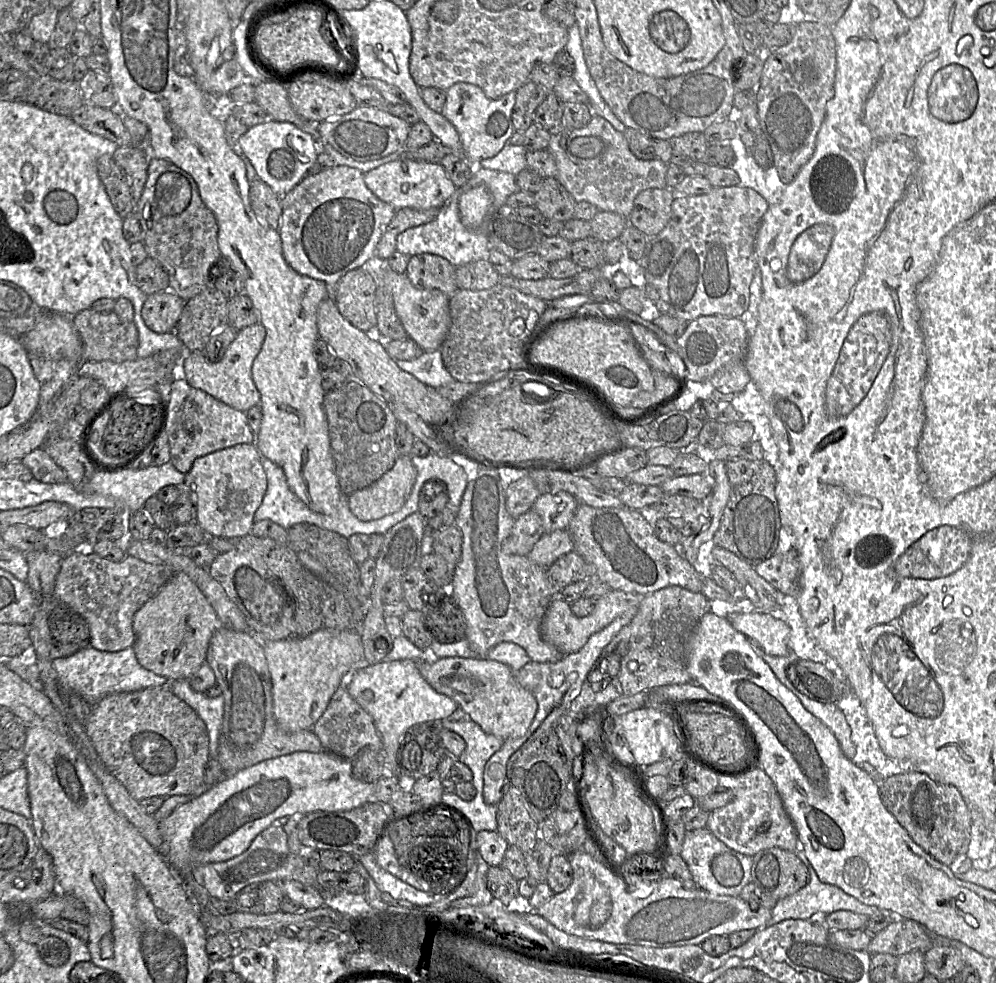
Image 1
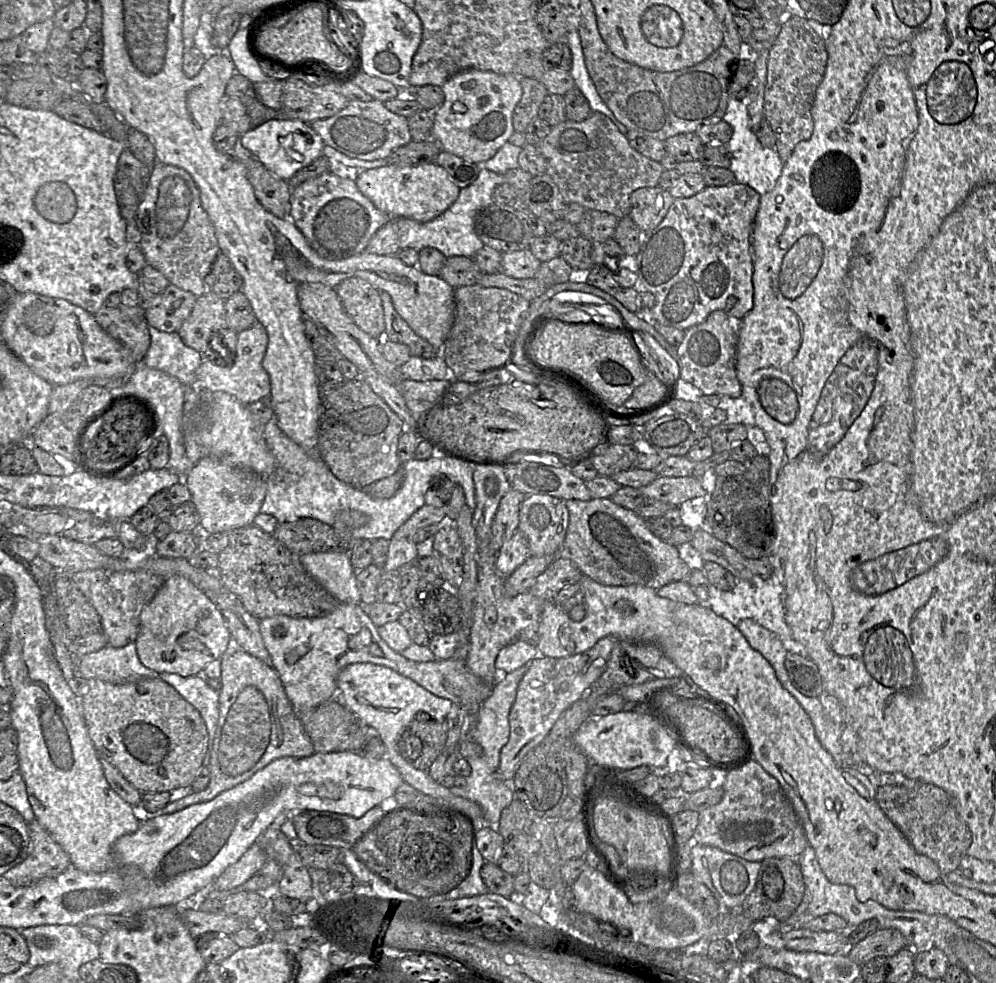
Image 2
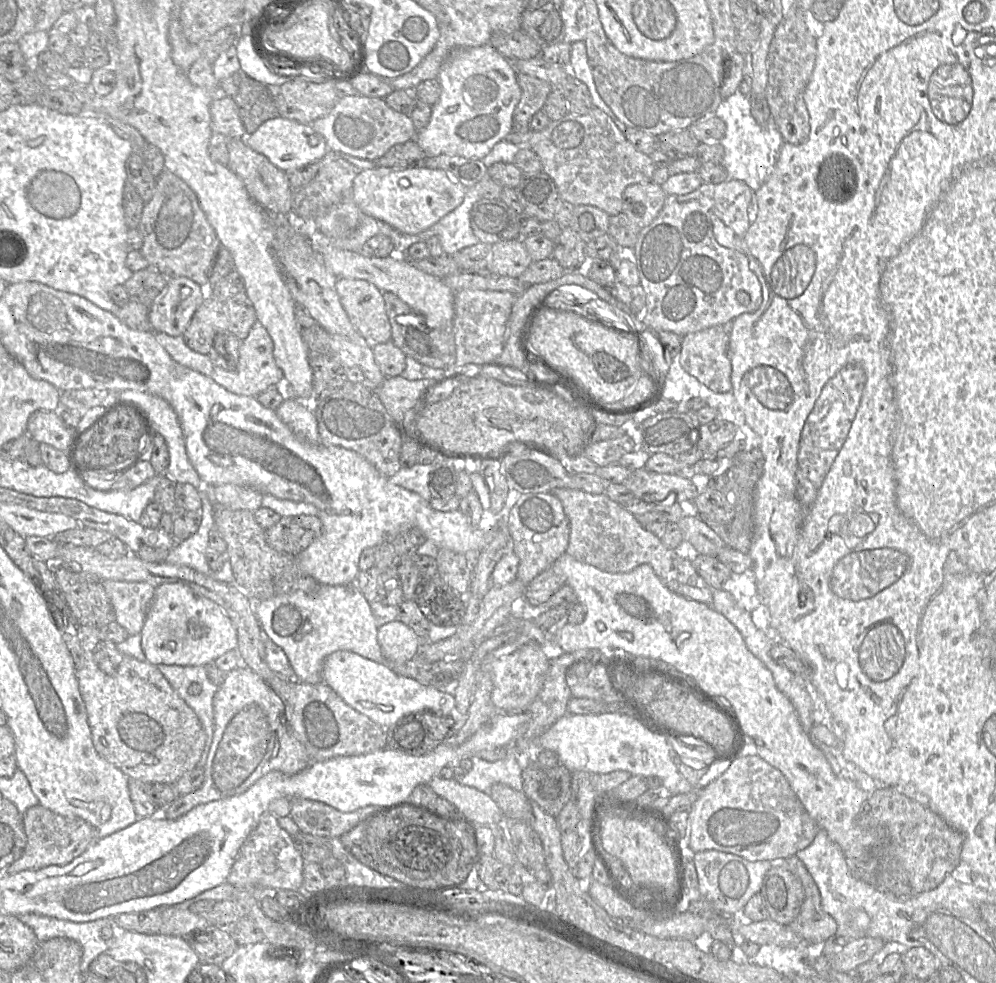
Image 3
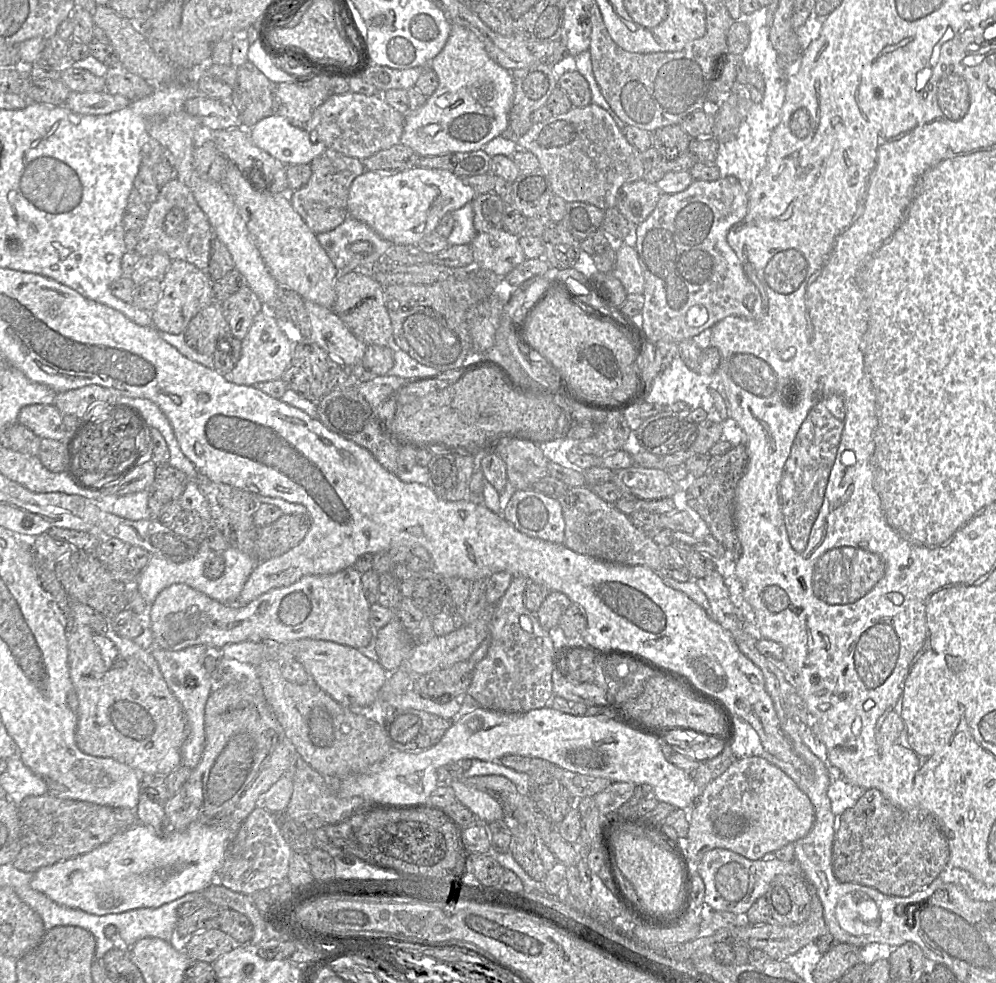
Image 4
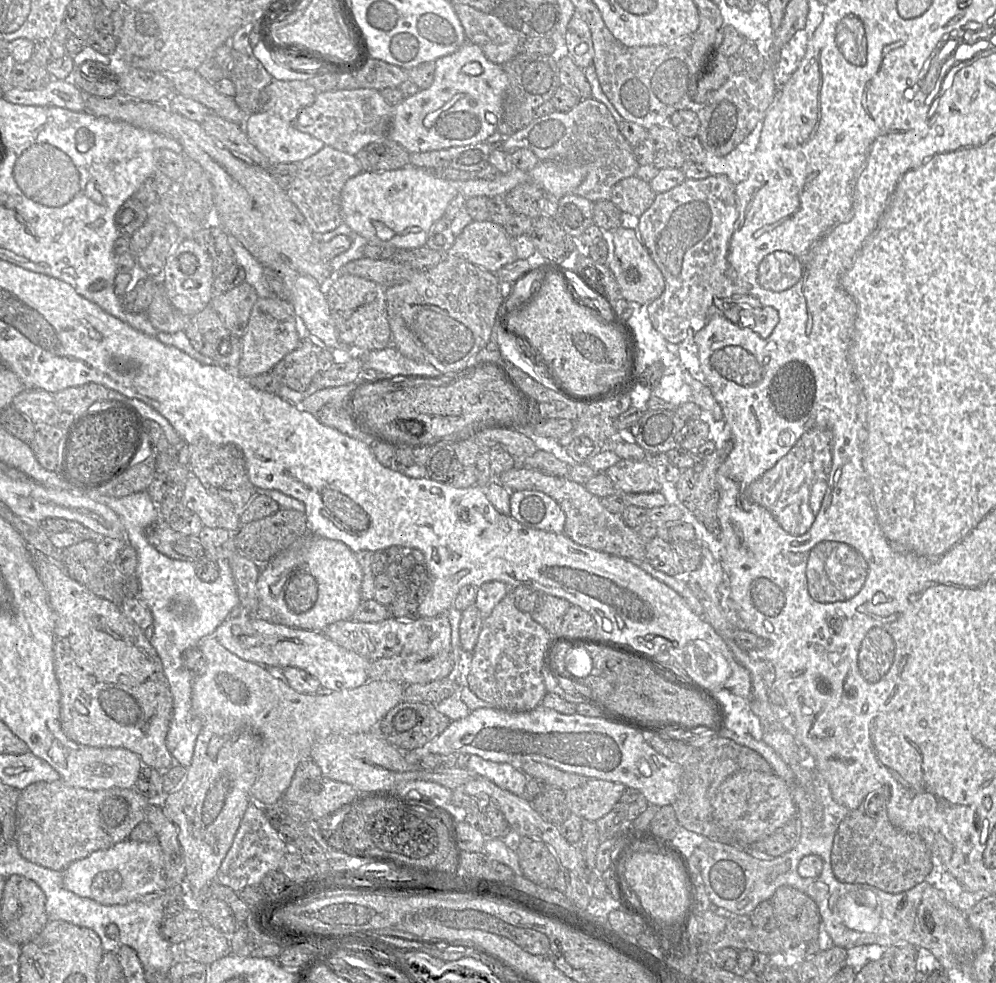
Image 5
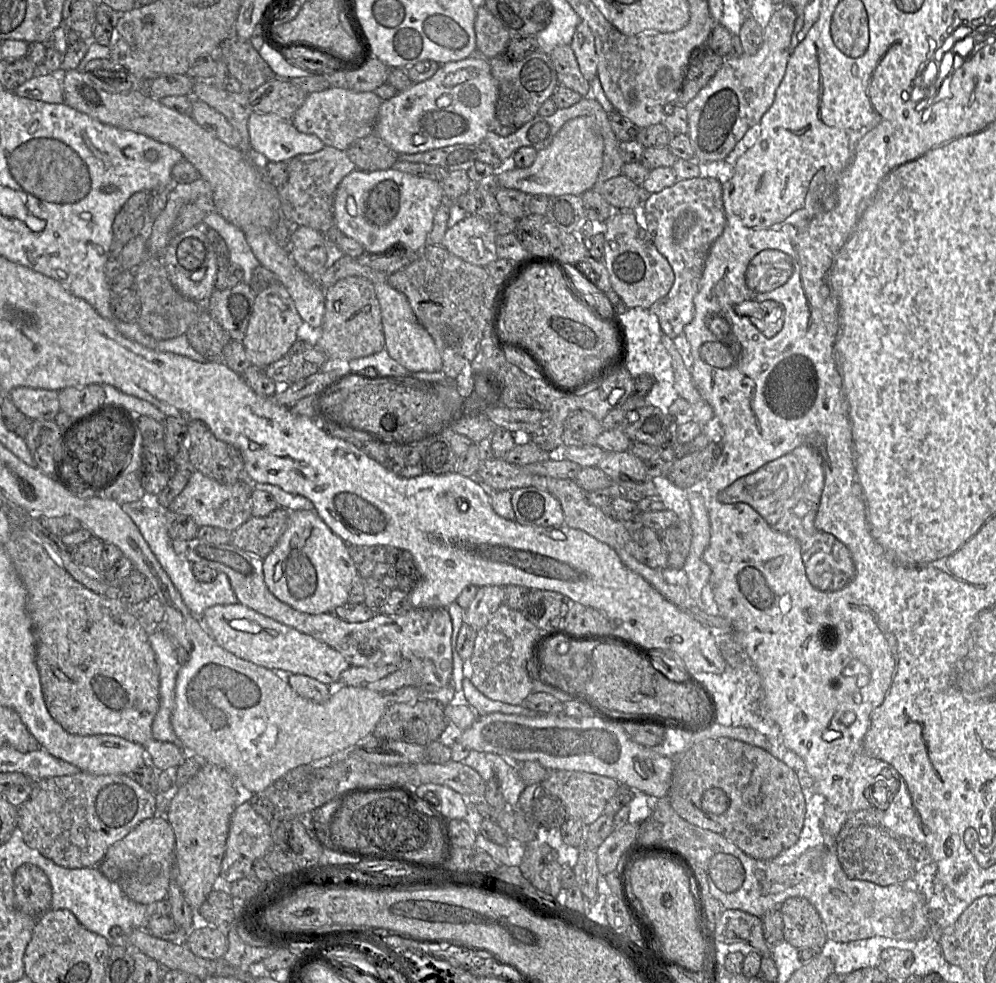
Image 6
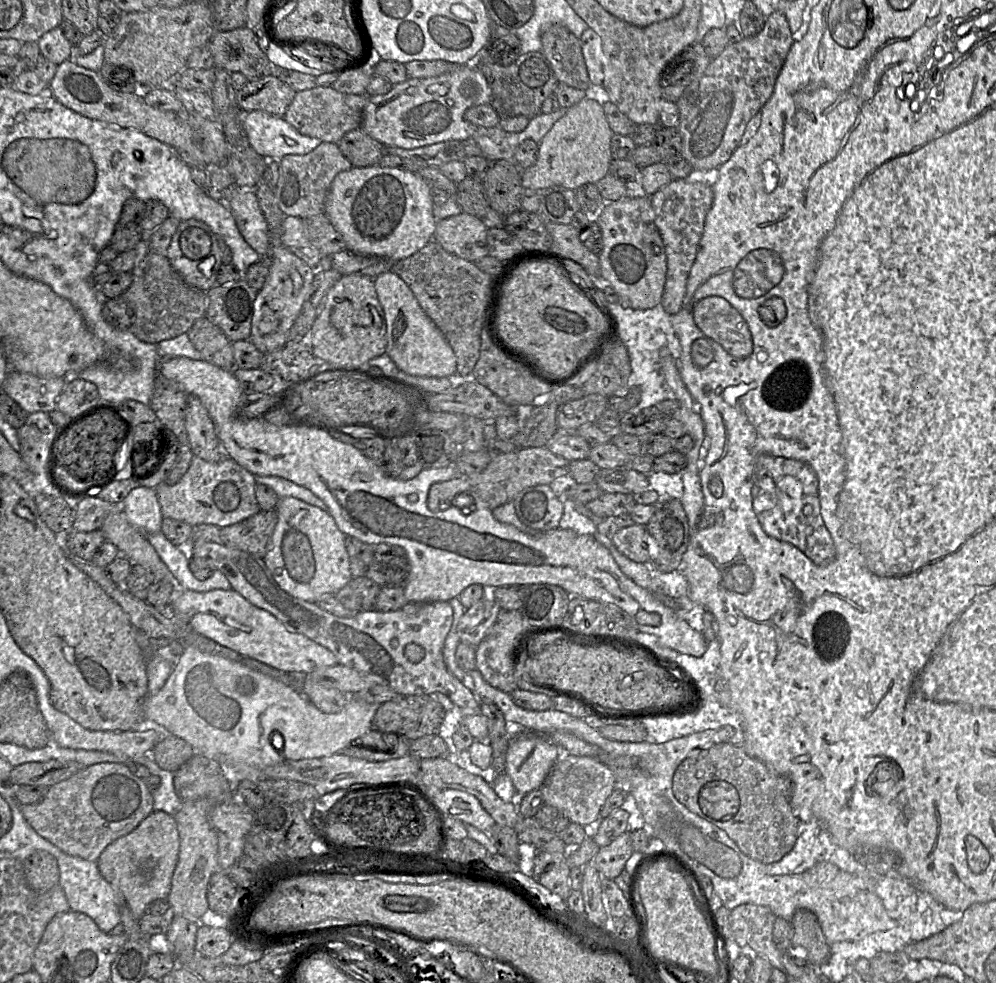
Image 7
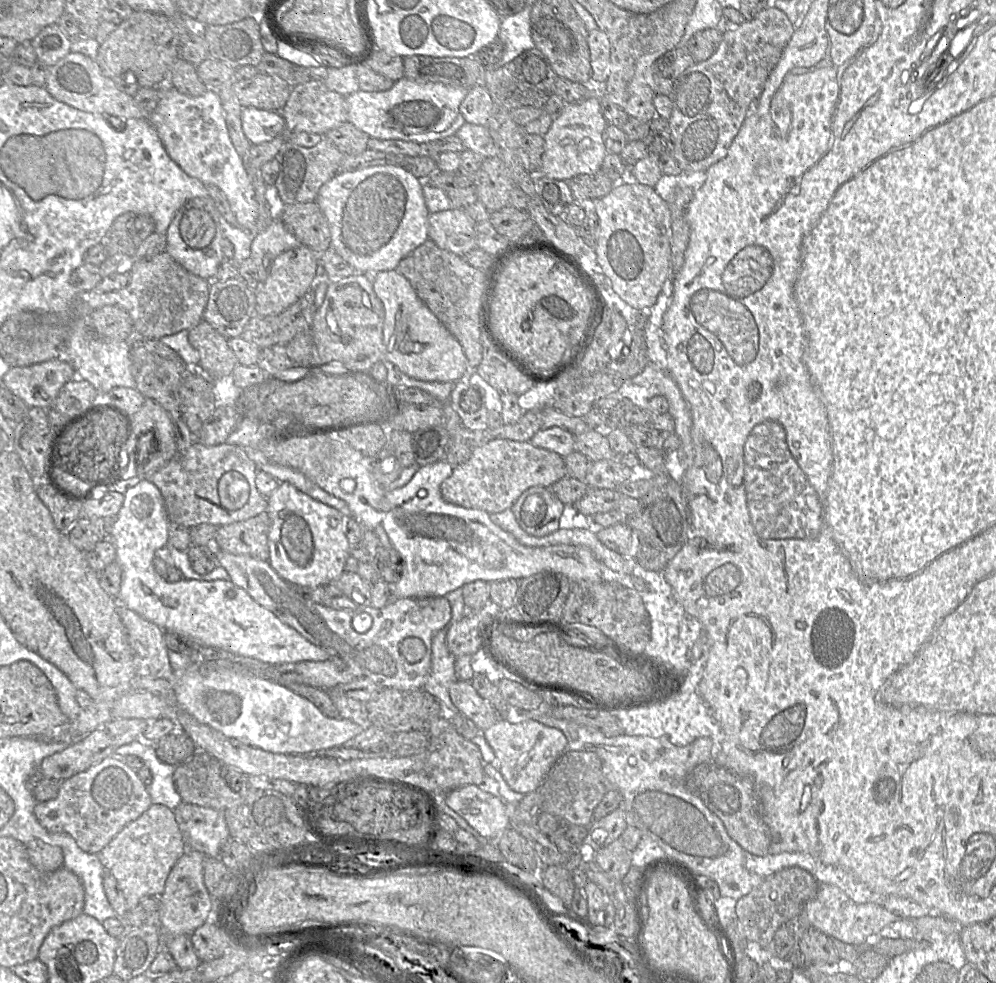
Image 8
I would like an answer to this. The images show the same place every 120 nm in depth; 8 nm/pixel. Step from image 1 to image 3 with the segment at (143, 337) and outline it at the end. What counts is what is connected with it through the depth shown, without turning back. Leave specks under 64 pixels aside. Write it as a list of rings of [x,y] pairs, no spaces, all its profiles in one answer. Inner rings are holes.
[[[155,332],[155,338],[178,364],[211,376],[214,365],[208,355],[193,351],[186,344],[183,336],[170,336],[163,332]]]

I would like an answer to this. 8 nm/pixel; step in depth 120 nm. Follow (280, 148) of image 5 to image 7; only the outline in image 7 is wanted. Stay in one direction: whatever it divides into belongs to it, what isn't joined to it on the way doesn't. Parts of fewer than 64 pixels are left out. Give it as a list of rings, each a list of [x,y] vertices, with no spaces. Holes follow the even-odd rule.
[[[260,110],[243,113],[242,130],[247,144],[268,160],[308,154],[322,142],[318,138],[302,135],[283,117]]]

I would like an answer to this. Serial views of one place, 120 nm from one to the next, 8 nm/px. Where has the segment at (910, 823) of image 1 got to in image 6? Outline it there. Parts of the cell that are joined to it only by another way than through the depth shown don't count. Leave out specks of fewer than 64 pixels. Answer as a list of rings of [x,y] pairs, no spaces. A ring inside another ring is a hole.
[[[850,817],[846,820],[836,838],[836,853],[849,878],[880,886],[904,883],[916,872],[916,860],[903,844],[903,840],[879,825],[869,824],[866,819]]]

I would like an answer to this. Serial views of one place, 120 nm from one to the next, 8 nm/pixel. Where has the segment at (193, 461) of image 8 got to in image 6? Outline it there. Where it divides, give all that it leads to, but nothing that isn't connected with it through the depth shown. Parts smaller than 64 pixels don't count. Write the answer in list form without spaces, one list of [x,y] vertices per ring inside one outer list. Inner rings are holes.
[[[193,470],[185,488],[173,500],[168,510],[190,516],[198,527],[217,527],[232,533],[252,517],[253,490],[254,485],[250,481],[223,485],[201,472]]]

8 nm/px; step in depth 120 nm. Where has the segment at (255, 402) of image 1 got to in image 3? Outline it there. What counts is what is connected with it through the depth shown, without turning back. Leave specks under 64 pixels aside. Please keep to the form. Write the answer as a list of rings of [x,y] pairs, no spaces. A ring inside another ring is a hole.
[[[258,320],[253,324],[248,336],[240,342],[236,368],[225,370],[214,366],[210,377],[229,392],[241,396],[257,397],[271,387],[283,387],[284,376],[274,360],[273,341],[266,328]]]

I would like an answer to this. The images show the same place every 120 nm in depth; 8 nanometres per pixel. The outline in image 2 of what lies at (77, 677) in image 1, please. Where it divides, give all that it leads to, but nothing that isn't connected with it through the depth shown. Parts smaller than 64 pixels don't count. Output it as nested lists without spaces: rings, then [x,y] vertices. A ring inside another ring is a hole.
[[[135,641],[118,648],[106,645],[81,656],[78,658],[78,669],[85,682],[100,679],[119,684],[159,677],[159,673],[141,663]]]

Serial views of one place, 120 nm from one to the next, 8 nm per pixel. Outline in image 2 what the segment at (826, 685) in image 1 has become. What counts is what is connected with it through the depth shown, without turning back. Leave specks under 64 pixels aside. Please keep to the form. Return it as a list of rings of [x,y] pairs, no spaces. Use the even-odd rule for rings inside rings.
[[[788,652],[785,668],[793,685],[805,696],[819,697],[825,692],[819,669],[807,655]]]

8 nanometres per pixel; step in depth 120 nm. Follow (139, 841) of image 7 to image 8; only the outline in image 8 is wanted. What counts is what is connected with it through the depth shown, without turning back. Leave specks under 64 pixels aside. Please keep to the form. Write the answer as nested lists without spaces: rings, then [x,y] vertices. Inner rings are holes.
[[[161,804],[151,806],[136,820],[127,824],[98,853],[104,869],[116,879],[126,903],[127,913],[149,895],[162,895],[166,880],[176,862],[187,851],[187,845],[171,809]]]

